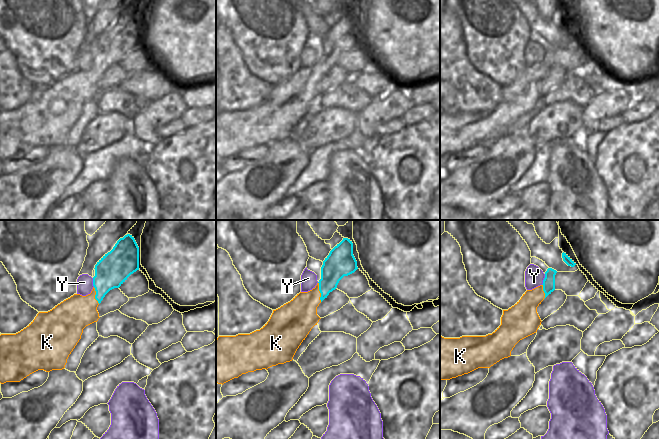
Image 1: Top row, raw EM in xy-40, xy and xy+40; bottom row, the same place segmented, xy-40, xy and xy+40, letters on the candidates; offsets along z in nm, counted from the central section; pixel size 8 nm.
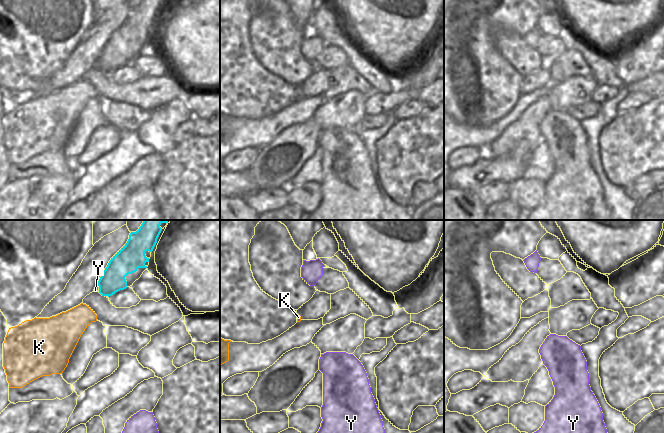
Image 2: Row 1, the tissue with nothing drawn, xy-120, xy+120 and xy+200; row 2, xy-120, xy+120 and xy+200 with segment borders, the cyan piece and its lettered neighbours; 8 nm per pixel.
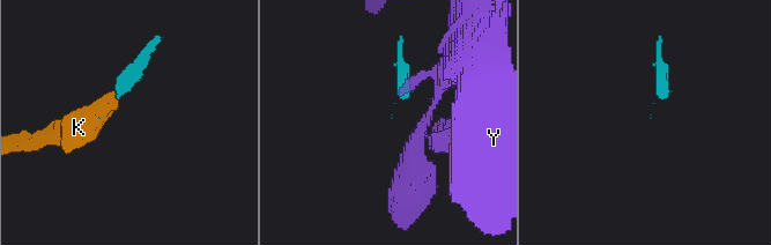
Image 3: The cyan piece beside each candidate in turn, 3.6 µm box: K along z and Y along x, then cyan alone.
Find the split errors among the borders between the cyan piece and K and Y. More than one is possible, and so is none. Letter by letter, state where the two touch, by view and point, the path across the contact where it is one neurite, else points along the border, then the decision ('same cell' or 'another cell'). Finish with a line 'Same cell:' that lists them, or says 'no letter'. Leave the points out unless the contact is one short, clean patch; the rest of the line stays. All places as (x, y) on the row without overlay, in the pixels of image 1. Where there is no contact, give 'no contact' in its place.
K: xy (320, 68) | same cell
Y: xy+40 (544, 55) | another cell
Same cell: K

